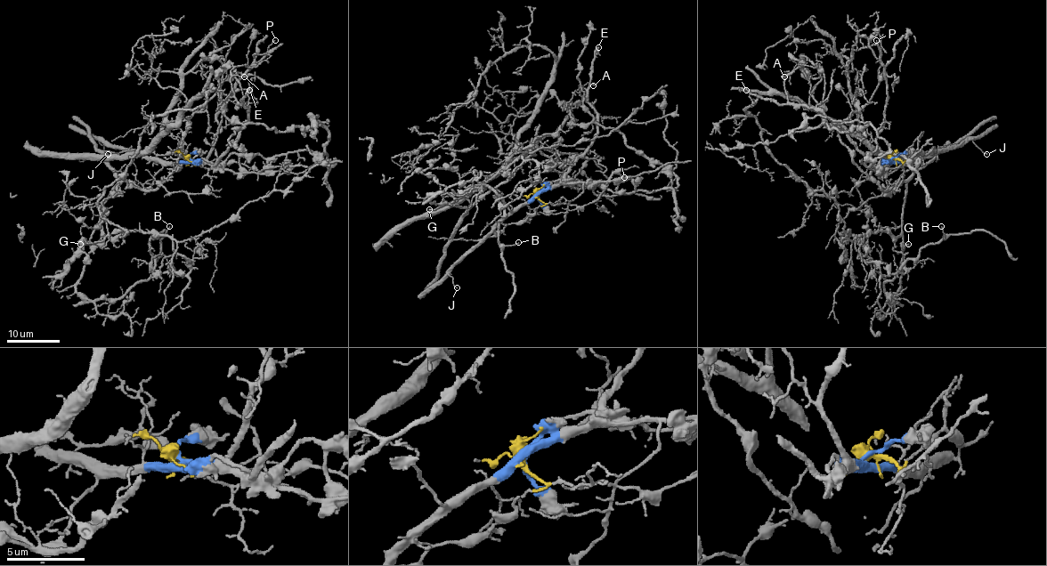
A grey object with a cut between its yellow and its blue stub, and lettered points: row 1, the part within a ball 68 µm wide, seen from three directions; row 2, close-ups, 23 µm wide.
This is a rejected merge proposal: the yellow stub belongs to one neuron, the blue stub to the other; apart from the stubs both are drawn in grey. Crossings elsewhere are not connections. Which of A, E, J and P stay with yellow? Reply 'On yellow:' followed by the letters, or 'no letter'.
On yellow: no letter

